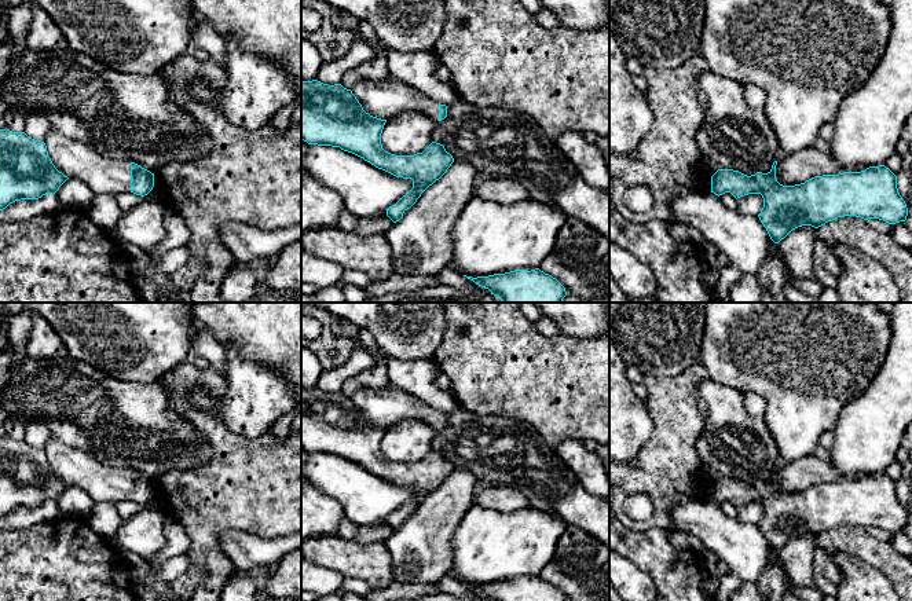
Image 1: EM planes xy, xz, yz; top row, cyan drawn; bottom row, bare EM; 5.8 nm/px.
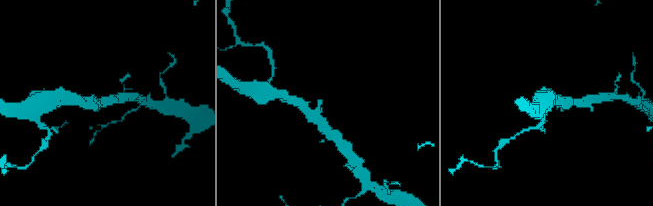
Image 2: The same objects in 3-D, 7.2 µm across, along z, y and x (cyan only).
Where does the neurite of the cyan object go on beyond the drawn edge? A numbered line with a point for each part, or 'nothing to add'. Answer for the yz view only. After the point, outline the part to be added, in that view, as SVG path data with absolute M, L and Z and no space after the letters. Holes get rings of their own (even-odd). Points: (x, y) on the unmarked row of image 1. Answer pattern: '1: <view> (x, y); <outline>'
nothing to add

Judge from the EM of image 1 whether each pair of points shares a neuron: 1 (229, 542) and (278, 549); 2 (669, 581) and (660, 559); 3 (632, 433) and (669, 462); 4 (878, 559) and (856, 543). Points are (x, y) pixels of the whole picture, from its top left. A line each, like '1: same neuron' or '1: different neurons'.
1: same neuron
2: same neuron
3: different neurons
4: same neuron

